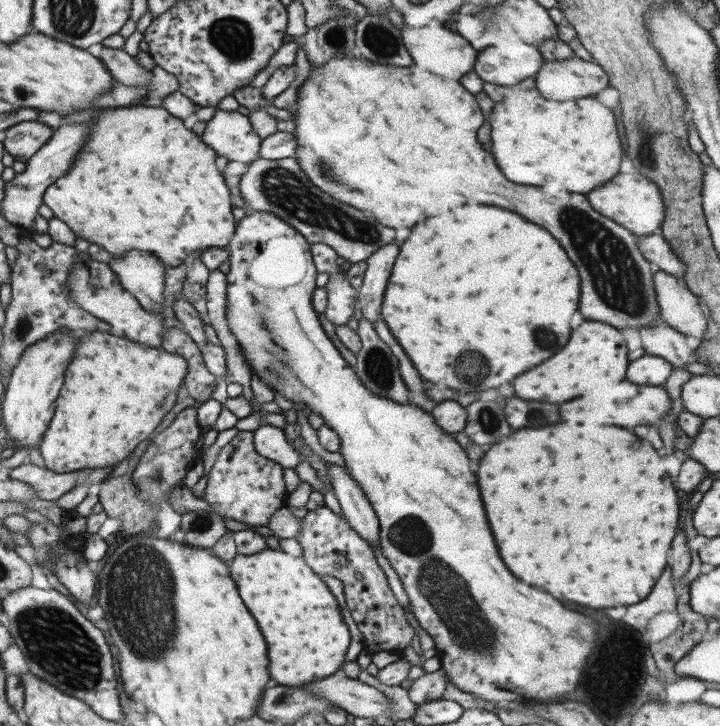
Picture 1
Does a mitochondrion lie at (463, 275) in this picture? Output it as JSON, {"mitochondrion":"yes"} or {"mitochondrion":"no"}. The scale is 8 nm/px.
{"mitochondrion":"no"}

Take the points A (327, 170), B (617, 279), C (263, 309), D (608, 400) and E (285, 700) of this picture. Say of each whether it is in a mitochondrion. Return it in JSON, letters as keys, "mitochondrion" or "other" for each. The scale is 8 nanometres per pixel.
{"A":"mitochondrion","B":"mitochondrion","C":"mitochondrion","D":"other","E":"mitochondrion"}

